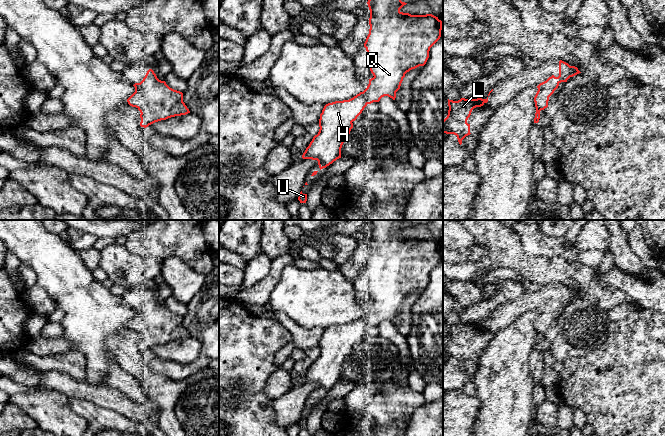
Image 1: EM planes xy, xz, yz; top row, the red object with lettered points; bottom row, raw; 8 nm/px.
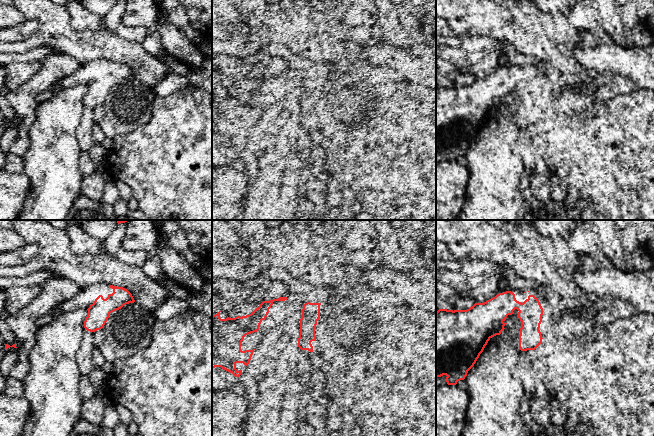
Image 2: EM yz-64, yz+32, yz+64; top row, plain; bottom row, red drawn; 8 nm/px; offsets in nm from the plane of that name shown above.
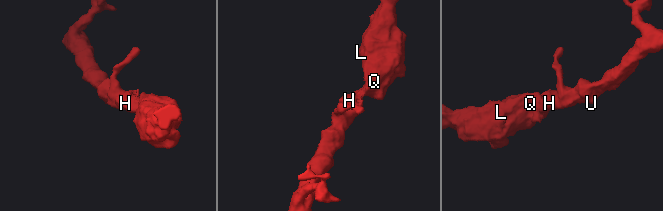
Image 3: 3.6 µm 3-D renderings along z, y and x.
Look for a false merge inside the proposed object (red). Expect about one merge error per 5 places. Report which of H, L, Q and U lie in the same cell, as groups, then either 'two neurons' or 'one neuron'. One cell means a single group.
H L Q U; one neuron

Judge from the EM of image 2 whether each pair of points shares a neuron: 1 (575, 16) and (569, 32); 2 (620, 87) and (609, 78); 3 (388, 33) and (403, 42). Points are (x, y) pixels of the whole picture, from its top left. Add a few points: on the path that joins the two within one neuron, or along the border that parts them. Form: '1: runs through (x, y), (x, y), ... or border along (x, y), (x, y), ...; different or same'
1: border along (564, 15), (567, 22), (577, 30); different
2: runs through (617, 84), (612, 79); same
3: runs through (392, 33), (399, 38); same

